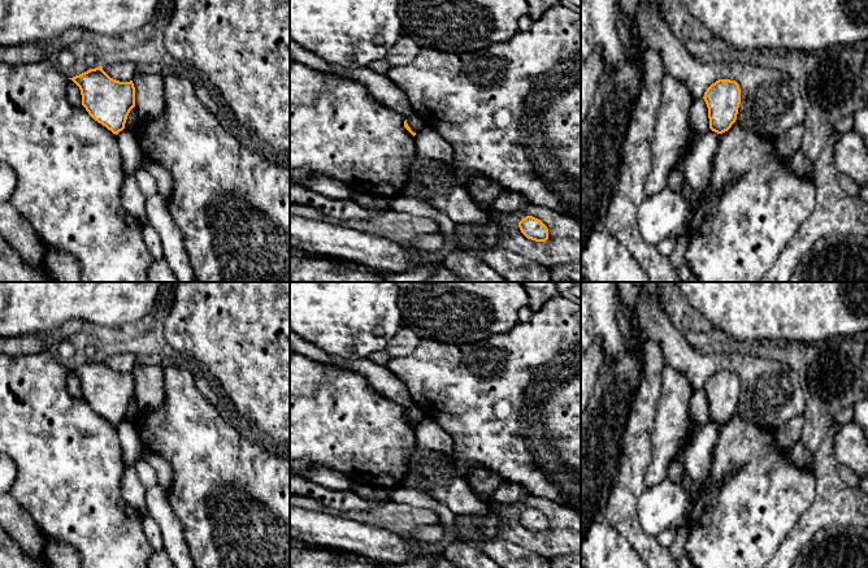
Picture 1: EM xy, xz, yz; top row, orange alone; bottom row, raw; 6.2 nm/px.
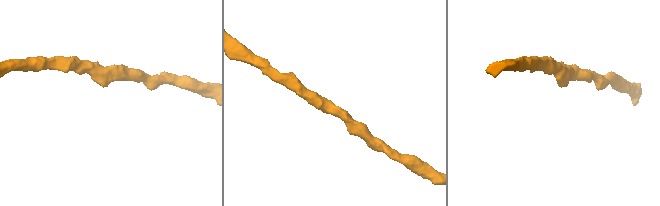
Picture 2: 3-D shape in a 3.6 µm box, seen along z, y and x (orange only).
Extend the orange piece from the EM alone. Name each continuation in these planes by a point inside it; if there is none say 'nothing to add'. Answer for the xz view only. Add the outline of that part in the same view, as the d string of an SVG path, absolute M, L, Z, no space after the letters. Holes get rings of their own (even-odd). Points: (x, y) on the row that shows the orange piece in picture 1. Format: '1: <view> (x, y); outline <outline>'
nothing to add

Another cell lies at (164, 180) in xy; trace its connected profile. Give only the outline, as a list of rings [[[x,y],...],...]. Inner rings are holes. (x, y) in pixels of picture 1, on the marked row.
[[[144,156],[142,166],[155,178],[157,185],[157,194],[168,200],[173,192],[172,174],[162,165],[152,161],[147,156]]]

